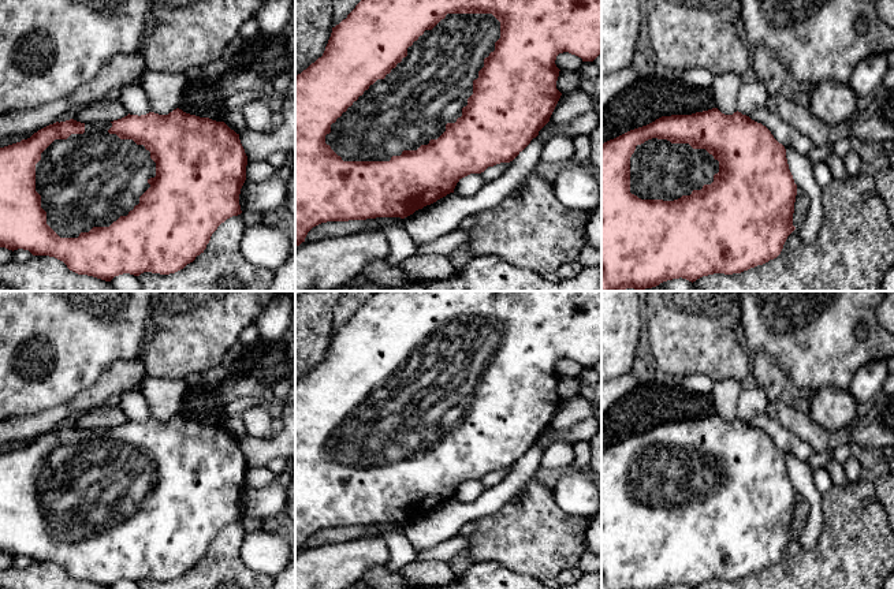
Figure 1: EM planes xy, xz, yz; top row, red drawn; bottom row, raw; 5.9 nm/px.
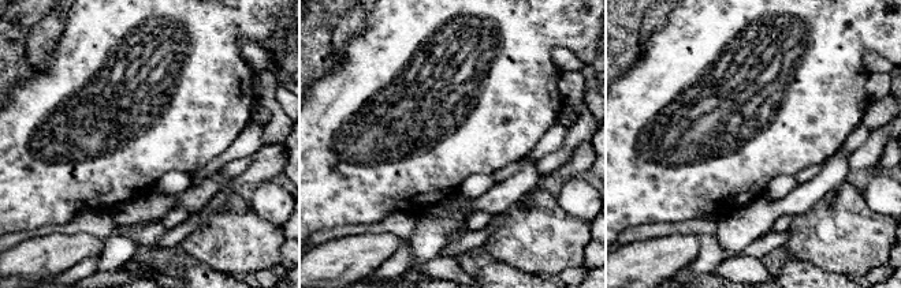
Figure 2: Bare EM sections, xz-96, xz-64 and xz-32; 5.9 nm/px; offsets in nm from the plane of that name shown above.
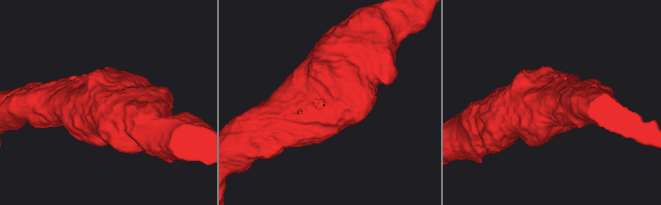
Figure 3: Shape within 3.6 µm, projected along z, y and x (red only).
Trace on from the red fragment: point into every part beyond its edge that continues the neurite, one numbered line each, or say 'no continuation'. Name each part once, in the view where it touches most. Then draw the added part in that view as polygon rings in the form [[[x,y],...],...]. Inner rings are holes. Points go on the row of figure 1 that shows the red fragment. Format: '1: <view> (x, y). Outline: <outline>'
1: xz (428, 89). Outline: [[[447,14],[407,48],[407,56],[384,79],[370,85],[331,124],[325,143],[343,161],[390,161],[403,150],[417,150],[437,139],[447,123],[462,116],[473,94],[473,81],[499,38],[500,22],[492,14]]]

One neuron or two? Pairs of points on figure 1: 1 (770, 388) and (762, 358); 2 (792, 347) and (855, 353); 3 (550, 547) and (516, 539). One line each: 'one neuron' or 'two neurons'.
1: one neuron
2: one neuron
3: one neuron

